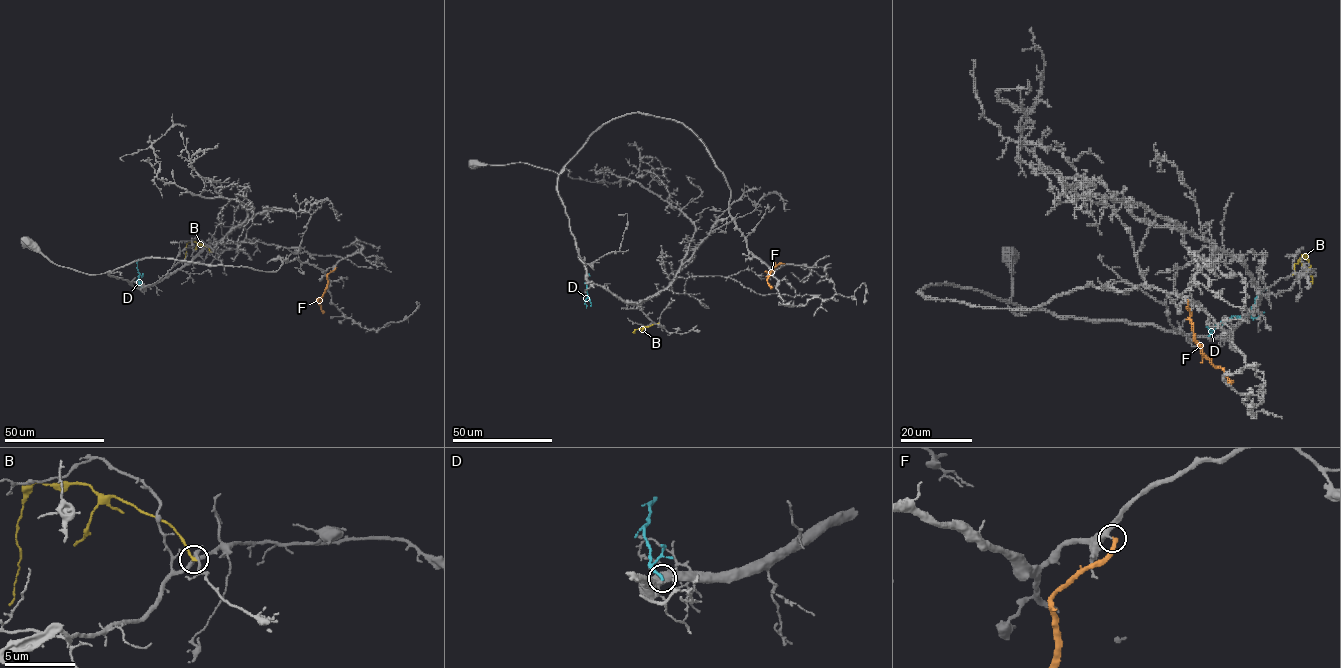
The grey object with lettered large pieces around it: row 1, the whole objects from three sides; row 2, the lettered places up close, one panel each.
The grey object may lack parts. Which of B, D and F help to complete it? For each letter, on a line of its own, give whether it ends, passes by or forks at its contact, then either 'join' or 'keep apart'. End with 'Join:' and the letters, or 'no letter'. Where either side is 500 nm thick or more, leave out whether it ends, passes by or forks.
B: it ends there; keep apart
D: join
F: it ends there; keep apart
Join: D

